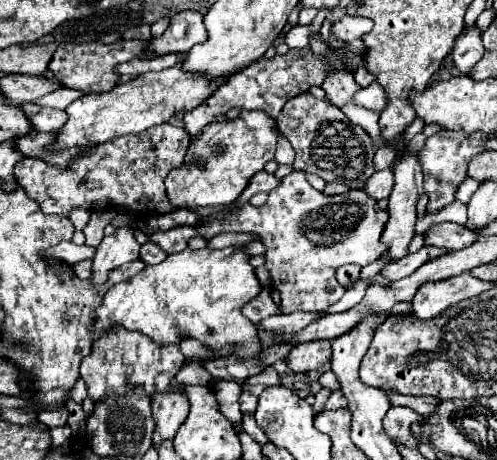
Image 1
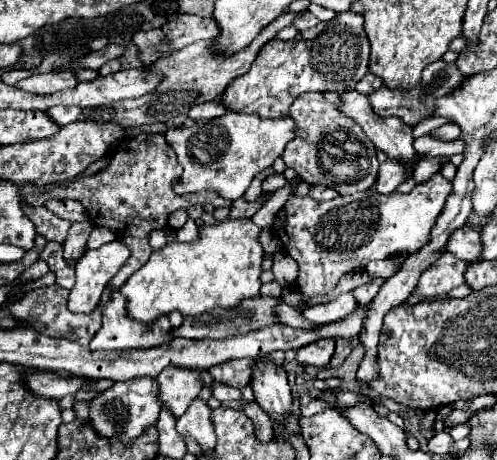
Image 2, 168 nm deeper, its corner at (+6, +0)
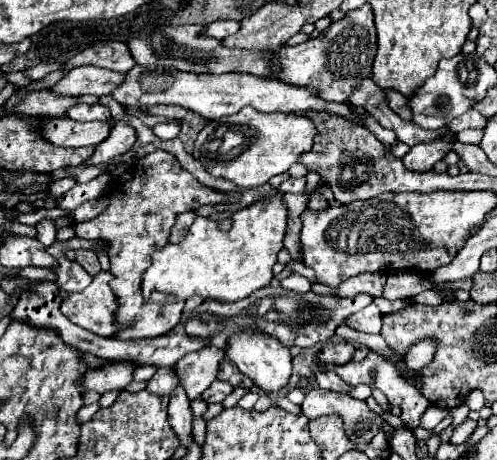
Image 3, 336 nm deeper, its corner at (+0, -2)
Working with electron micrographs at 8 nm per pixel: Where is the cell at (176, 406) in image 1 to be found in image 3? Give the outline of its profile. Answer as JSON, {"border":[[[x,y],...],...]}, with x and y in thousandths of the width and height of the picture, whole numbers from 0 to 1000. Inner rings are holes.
{"border":[[[412,754],[408,763],[376,767],[368,780],[356,785],[352,811],[380,872],[404,863],[404,854],[437,824],[437,793],[445,789],[449,776],[453,767],[445,759]]]}

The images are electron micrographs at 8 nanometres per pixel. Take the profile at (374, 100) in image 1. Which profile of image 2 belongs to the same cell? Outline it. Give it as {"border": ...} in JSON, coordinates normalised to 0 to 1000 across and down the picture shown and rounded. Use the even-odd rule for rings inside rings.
{"border":[[[891,128],[867,137],[863,146],[855,146],[847,180],[831,193],[763,193],[755,202],[742,207],[746,233],[763,254],[807,254],[807,263],[815,263],[815,272],[835,276],[843,263],[871,254],[871,228],[879,220],[879,211],[899,211],[903,202],[911,202],[911,193],[920,193],[920,185],[928,185],[928,176],[936,176],[940,163],[932,163],[915,137],[895,137]]]}

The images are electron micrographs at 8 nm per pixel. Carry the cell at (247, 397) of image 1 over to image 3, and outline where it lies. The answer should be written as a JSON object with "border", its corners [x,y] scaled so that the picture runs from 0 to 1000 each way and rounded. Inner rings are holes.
{"border":[[[433,824],[429,833],[425,833],[425,841],[404,859],[416,876],[445,876],[457,859],[465,859],[465,850],[469,850],[469,841],[457,833],[457,828],[441,828],[441,824]]]}

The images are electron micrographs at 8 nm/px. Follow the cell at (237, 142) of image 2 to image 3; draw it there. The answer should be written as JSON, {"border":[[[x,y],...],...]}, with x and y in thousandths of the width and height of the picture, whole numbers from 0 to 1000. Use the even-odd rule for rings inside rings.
{"border":[[[489,233],[473,250],[421,263],[400,285],[384,337],[429,385],[449,385],[481,411],[501,411],[537,398],[549,380],[573,376],[598,350],[598,337],[626,324],[634,289],[634,272],[610,250],[521,246],[509,233]]]}

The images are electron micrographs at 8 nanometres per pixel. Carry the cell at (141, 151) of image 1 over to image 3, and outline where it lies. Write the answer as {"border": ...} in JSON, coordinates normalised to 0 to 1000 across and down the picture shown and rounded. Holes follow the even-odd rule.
{"border":[[[312,324],[308,333],[276,346],[268,354],[268,385],[219,407],[215,454],[183,480],[151,485],[155,515],[167,520],[215,520],[219,533],[219,563],[223,563],[223,593],[231,607],[219,615],[231,646],[235,646],[235,676],[231,702],[243,707],[227,733],[243,741],[276,741],[276,737],[304,737],[340,724],[364,693],[368,659],[364,650],[344,650],[344,641],[324,641],[312,633],[300,654],[284,646],[284,602],[292,585],[304,576],[304,550],[324,533],[340,528],[344,493],[352,476],[368,459],[396,459],[408,446],[445,446],[457,441],[461,420],[416,407],[400,398],[376,367],[360,359],[360,350],[328,328]]]}

